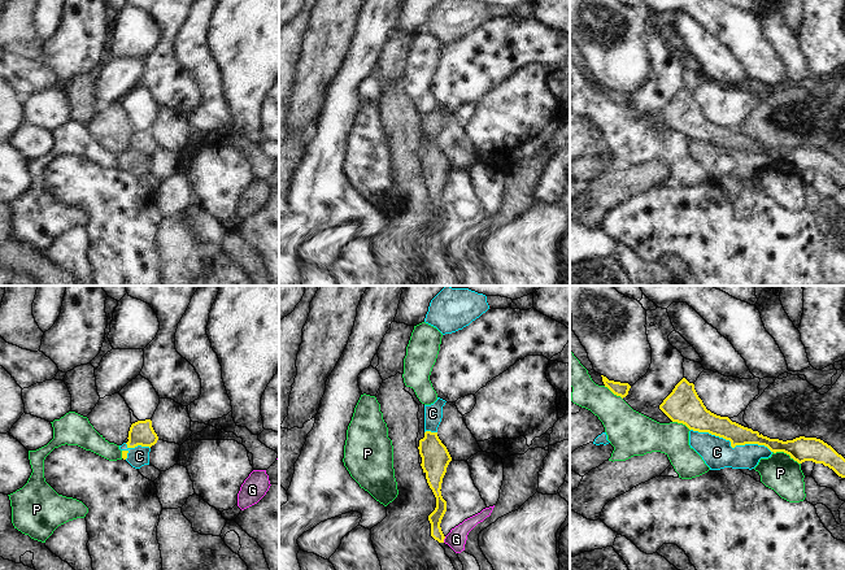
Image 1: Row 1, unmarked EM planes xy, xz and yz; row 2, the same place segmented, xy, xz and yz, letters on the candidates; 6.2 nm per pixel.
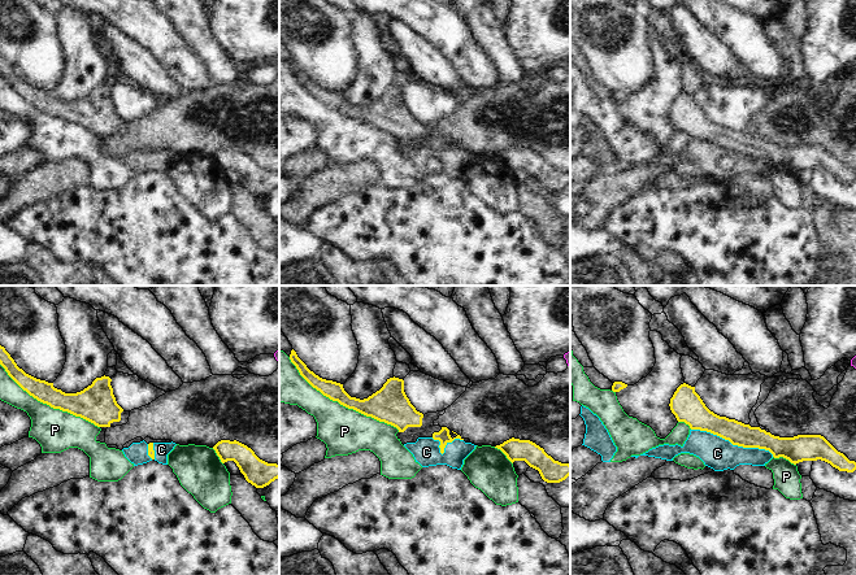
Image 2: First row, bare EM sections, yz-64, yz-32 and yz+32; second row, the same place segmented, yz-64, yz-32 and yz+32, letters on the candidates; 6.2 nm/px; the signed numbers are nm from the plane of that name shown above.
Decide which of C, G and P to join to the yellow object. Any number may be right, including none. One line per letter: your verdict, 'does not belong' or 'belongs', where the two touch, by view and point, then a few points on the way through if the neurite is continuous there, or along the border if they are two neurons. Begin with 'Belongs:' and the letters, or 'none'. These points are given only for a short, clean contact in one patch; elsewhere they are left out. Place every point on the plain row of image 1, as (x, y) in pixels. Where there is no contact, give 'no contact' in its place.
Belongs: none
C: does not belong | yz (731, 153)
G: does not belong | xz (444, 247) | along xz (445, 246), (443, 251)
P: does not belong | yz (787, 162)

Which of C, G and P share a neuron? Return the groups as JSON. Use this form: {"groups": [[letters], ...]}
{"groups": [["C"], ["G"], ["P"]]}

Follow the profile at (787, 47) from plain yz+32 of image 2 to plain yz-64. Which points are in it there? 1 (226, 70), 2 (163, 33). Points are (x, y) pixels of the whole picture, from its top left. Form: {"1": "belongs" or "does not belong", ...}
{"1": "belongs", "2": "does not belong"}

